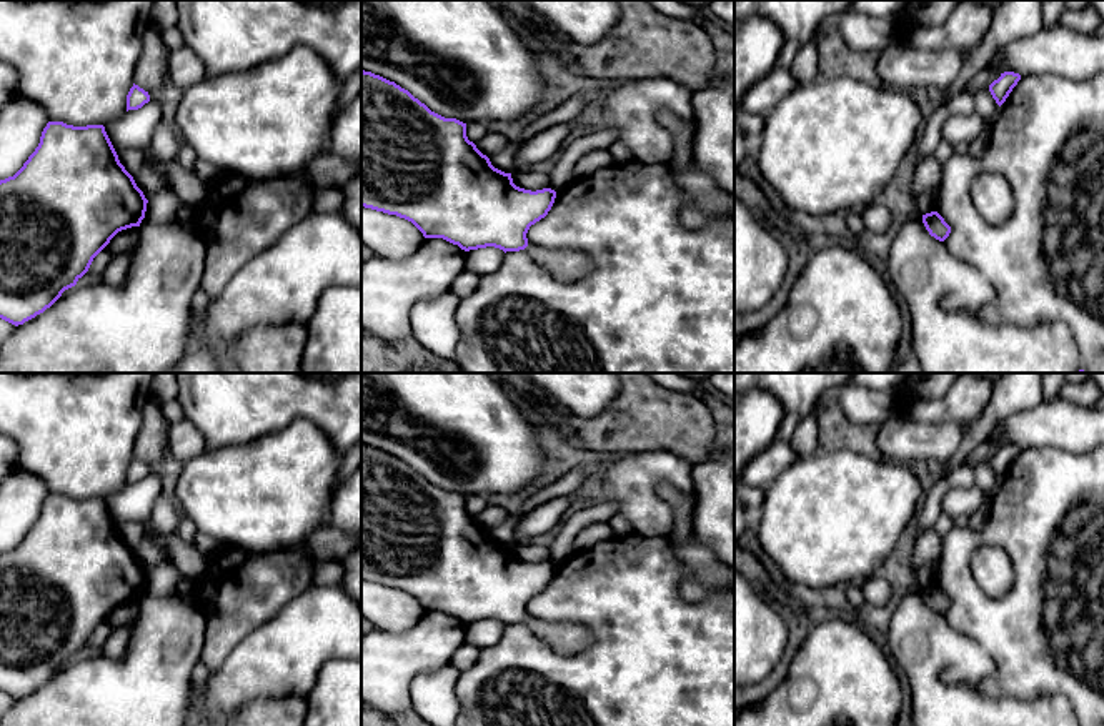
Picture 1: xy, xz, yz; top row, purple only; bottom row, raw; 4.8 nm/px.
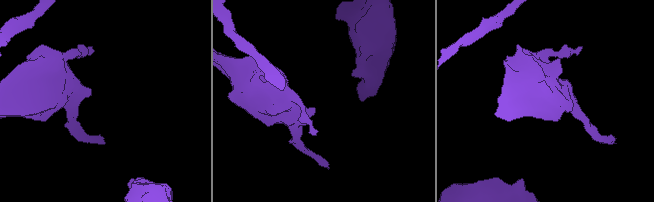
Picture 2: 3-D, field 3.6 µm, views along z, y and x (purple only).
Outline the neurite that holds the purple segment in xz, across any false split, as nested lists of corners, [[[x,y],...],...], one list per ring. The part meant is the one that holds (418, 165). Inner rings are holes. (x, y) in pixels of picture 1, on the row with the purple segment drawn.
[[[361,70],[361,206],[405,218],[425,238],[443,238],[465,251],[486,246],[505,253],[526,250],[556,280],[576,281],[593,271],[588,255],[535,246],[526,238],[554,198],[554,190],[520,188],[511,173],[495,168],[468,140],[466,123],[431,112],[395,82]]]

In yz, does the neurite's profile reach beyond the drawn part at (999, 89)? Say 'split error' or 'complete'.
complete

